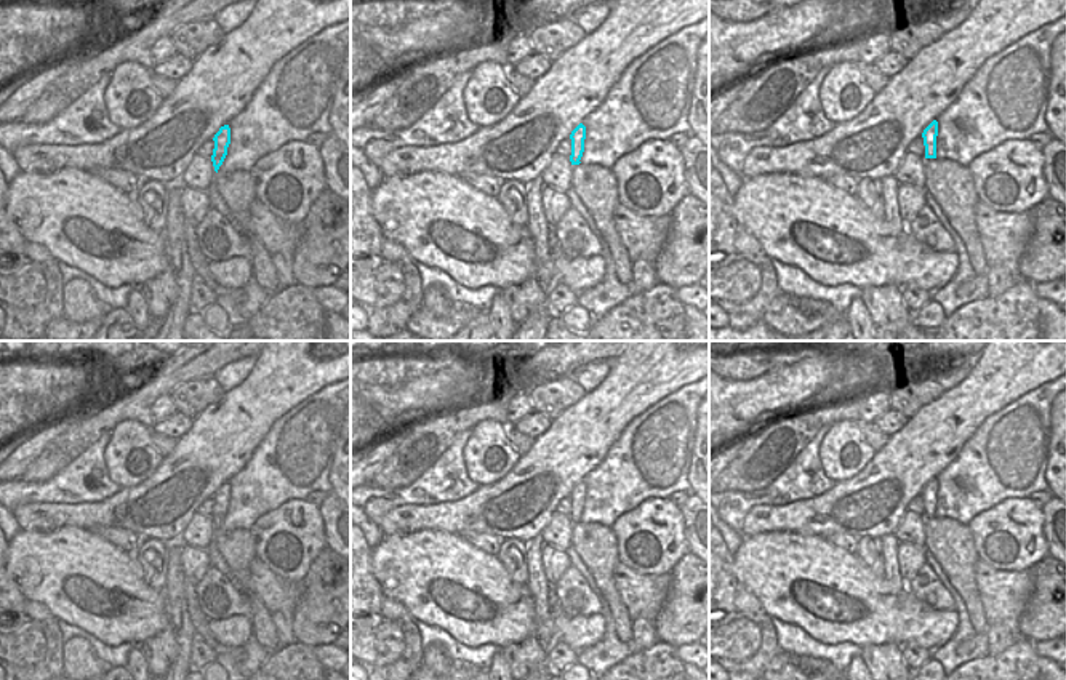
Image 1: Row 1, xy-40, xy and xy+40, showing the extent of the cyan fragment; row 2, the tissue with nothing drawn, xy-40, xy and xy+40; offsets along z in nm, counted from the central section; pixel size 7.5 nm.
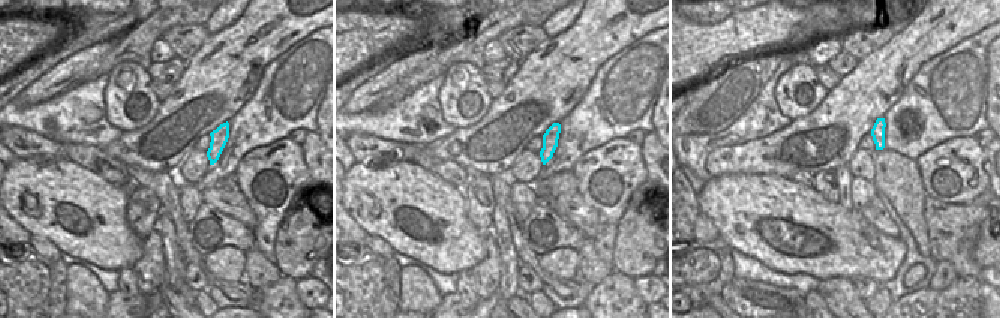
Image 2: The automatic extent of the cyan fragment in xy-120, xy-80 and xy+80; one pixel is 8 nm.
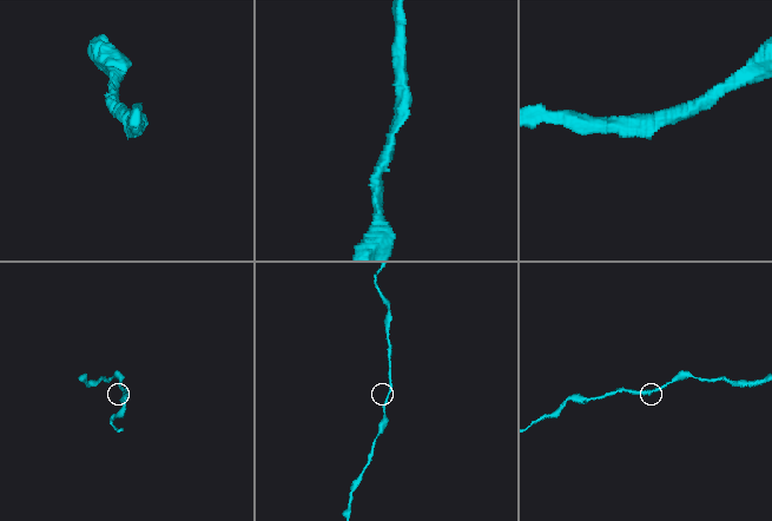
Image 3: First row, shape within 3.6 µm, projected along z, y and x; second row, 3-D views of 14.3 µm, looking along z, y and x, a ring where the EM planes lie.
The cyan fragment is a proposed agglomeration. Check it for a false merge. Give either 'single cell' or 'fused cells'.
single cell

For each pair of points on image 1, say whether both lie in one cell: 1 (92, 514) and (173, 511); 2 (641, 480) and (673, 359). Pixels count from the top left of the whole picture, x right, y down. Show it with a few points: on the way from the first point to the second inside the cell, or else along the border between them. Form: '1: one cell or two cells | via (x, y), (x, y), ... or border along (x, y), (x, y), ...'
1: one cell | via (112, 514), (127, 516), (132, 511), (152, 511)
2: two cells | border along (692, 381), (669, 392), (631, 420)

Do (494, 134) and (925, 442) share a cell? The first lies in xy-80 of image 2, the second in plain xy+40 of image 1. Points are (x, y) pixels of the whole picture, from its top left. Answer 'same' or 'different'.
same

